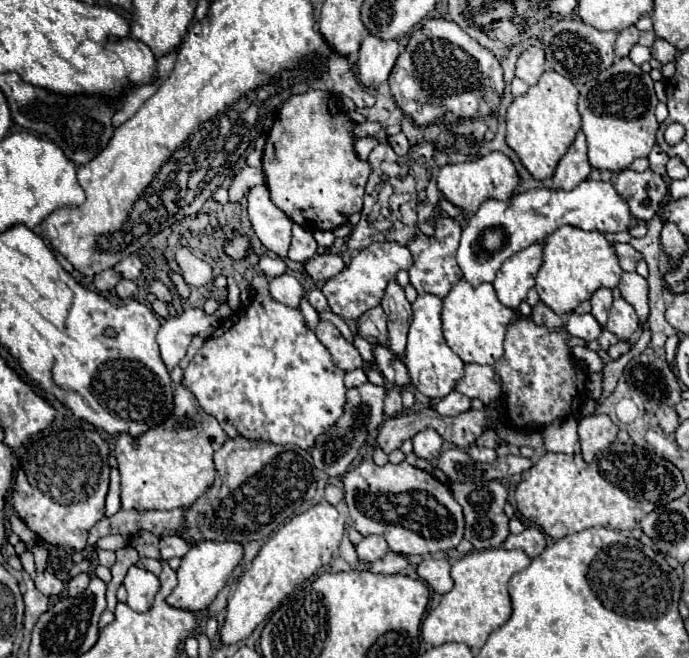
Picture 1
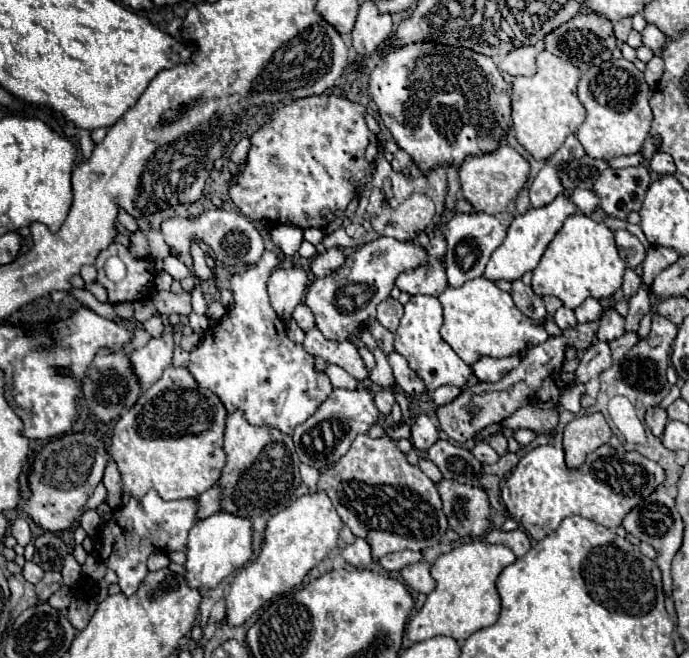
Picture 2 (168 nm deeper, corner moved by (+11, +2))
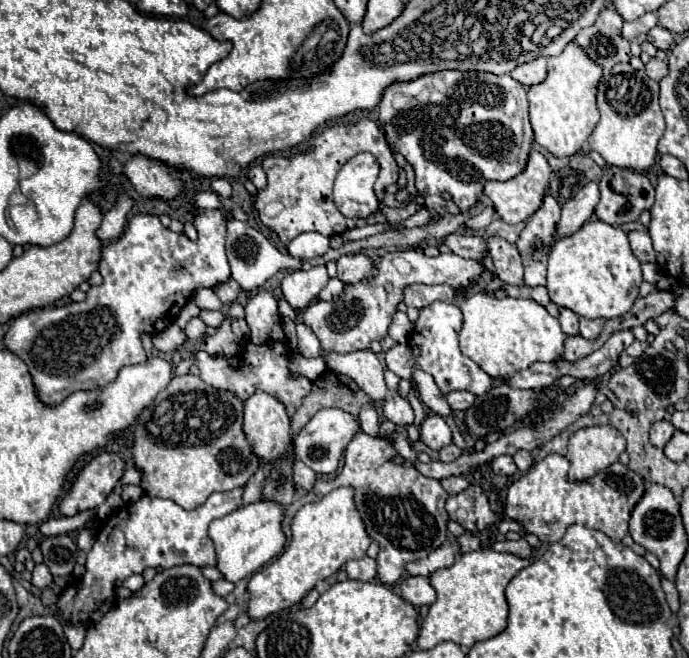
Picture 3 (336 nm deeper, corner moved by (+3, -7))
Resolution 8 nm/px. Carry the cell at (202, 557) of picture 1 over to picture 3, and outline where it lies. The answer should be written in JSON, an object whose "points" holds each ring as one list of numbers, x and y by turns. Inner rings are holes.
{"points":[[258,500,248,506,242,506,240,510,218,518,210,524,210,538,216,546,218,556,218,570,226,576,230,582,238,582,250,574,254,574,258,568,262,568,266,562,270,562,274,556,278,556,286,544,286,536,282,532,282,520,284,520,286,508,280,502,274,500]]}

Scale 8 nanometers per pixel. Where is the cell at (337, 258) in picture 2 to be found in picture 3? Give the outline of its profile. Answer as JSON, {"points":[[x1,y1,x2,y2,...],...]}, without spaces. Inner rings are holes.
{"points":[[364,252,346,254,338,260,338,278,346,284,356,284,356,282,376,276,376,274,378,274,376,262,370,256,366,256]]}

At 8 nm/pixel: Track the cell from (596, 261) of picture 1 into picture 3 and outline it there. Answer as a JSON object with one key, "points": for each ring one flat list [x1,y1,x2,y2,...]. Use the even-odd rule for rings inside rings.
{"points":[[600,220,586,222,572,236,556,240,548,260,548,294,558,306,570,308,584,318,616,318,626,314,642,284,642,268,632,254,628,234,620,226,610,226]]}

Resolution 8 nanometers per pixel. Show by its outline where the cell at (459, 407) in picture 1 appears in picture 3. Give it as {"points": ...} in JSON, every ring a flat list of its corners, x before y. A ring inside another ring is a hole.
{"points":[[452,390,448,396,446,396,446,400,448,400,448,404,450,404,450,408,454,410,454,412,458,412,458,410,468,410,472,404,474,404,474,394,472,392,466,392,466,390]]}

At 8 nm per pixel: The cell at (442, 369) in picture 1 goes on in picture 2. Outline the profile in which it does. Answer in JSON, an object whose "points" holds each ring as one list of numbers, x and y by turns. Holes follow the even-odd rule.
{"points":[[412,295,410,301,404,305,404,317,400,321,400,327,396,329,394,337,394,349,400,353,410,369,424,381,426,391,432,393,434,389,442,385,456,385,462,387,468,377,472,375,470,365,466,365,452,347,440,337,440,325,442,325,442,305,432,295]]}

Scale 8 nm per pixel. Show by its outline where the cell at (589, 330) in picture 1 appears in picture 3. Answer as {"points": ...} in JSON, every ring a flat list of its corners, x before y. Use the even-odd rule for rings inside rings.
{"points":[[560,308,558,320,560,320,560,326,566,334,570,334,570,336,578,334,578,314,576,312,572,312,568,308]]}

